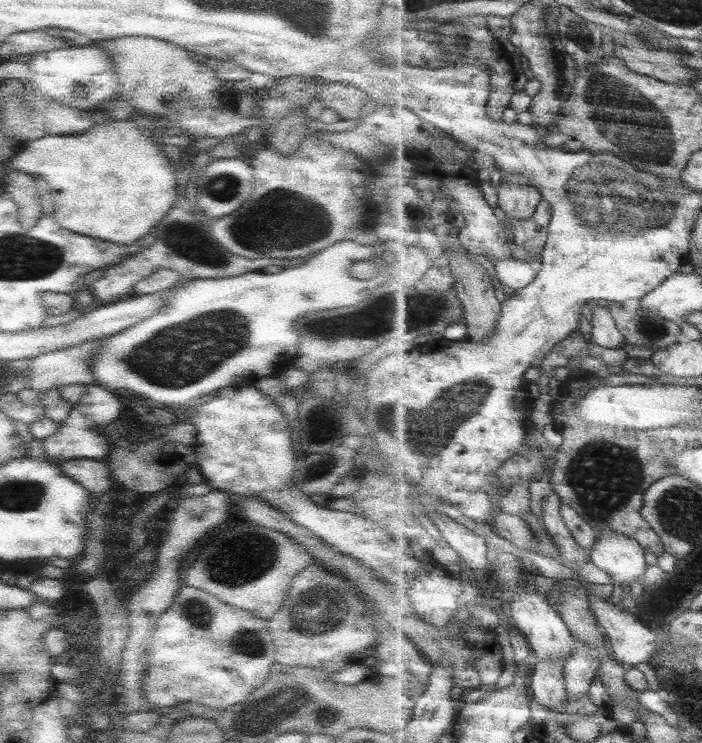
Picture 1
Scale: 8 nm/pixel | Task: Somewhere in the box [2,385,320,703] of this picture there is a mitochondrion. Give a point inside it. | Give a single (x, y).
(261, 557)

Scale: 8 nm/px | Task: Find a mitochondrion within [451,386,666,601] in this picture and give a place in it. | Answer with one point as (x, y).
(603, 477)

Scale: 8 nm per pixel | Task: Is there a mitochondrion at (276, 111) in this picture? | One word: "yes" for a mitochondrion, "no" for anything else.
no

